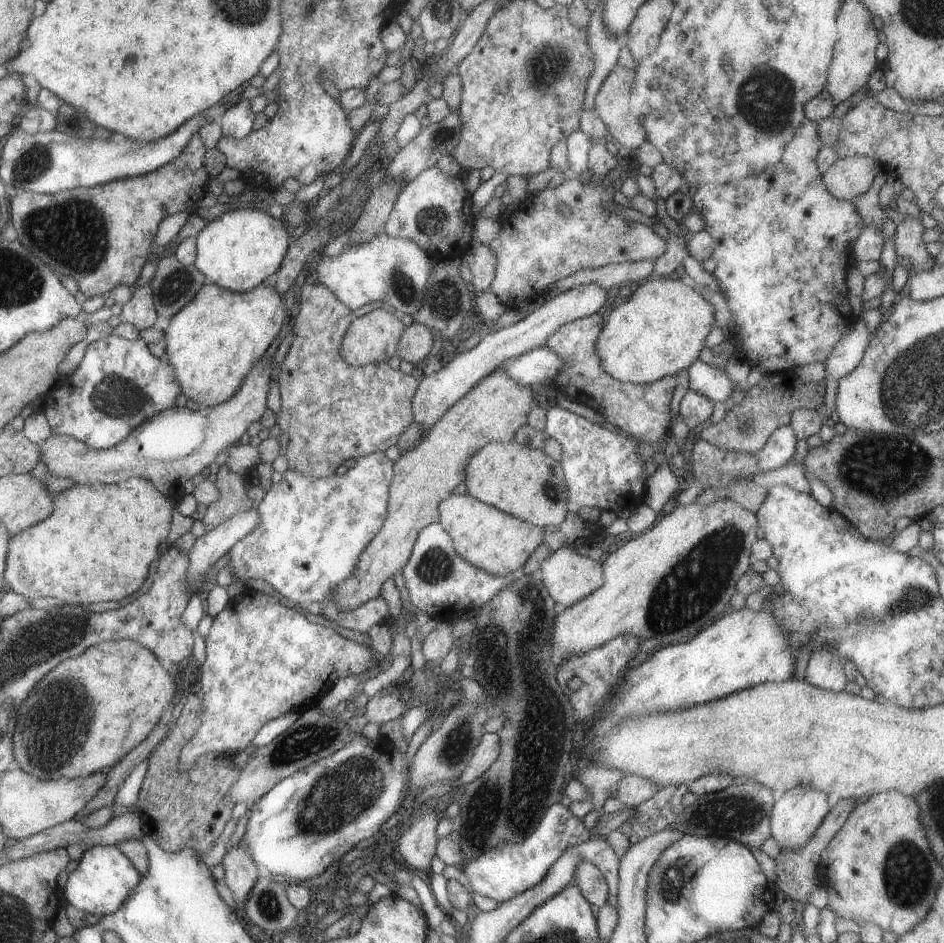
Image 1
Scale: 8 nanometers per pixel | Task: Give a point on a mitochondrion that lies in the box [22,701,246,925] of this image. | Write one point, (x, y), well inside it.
(48, 741)

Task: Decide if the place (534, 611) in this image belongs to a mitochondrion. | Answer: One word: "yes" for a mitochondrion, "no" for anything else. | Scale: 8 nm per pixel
yes

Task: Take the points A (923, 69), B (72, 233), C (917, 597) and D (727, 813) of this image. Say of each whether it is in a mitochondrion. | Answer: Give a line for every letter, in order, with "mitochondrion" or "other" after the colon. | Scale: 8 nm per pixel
A: other
B: mitochondrion
C: mitochondrion
D: mitochondrion

